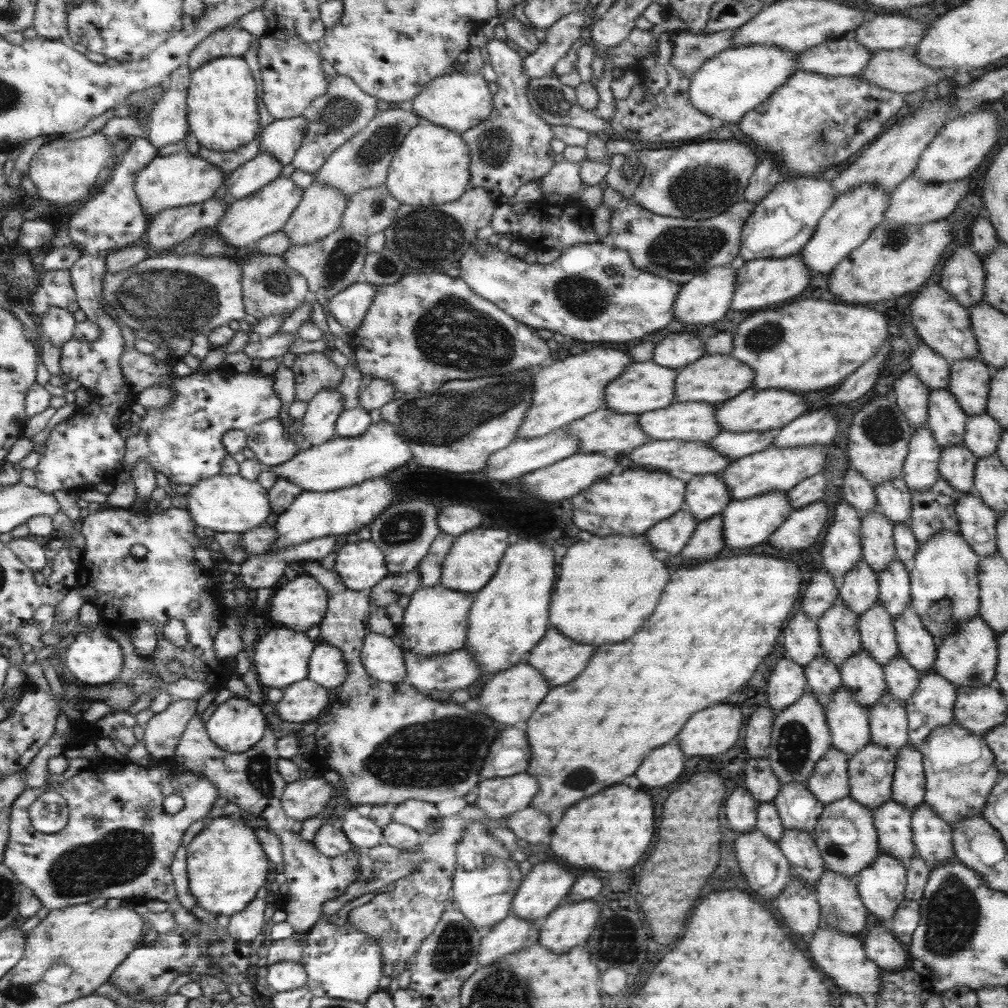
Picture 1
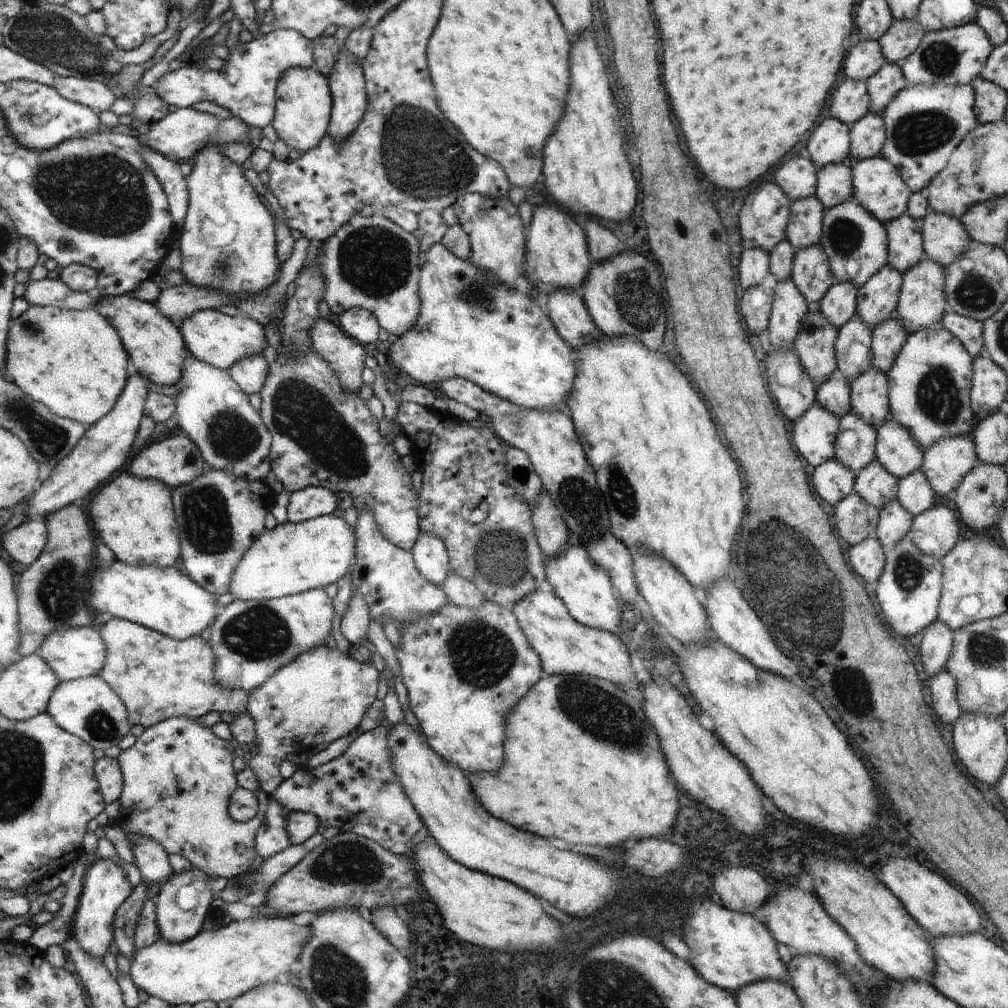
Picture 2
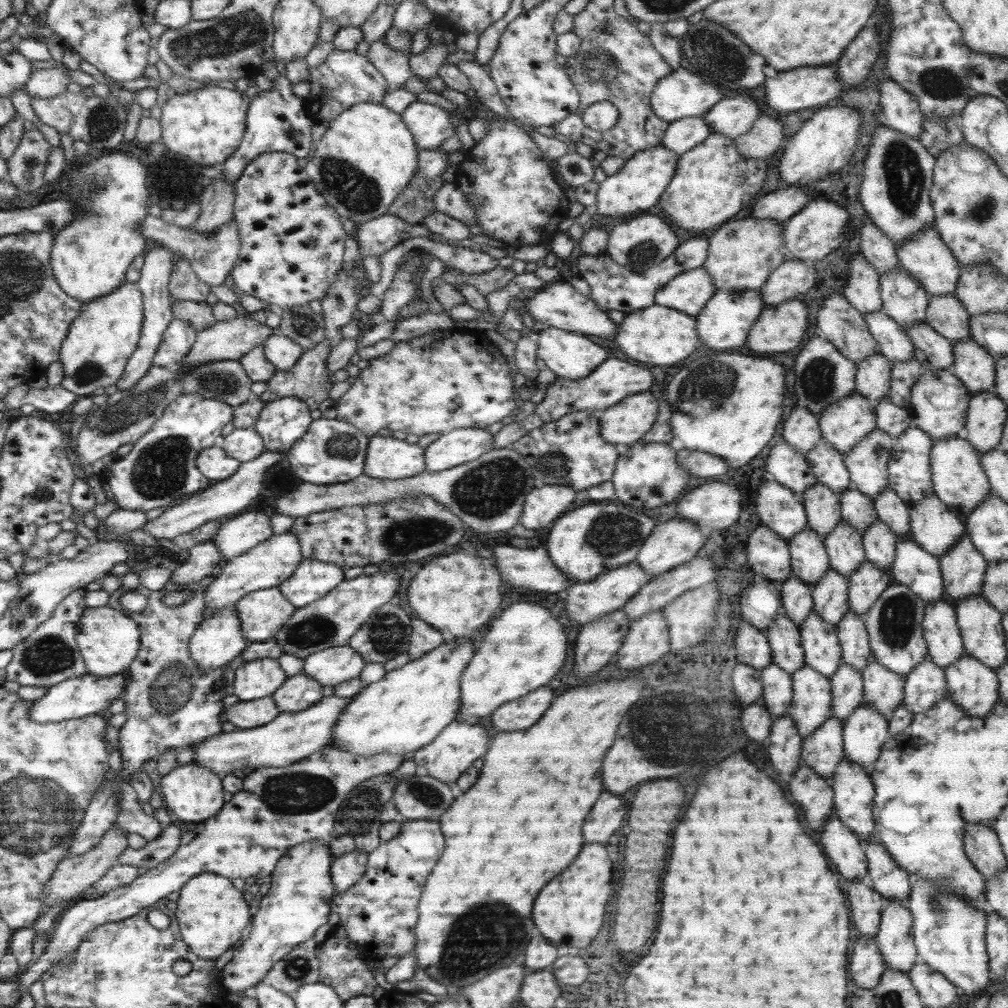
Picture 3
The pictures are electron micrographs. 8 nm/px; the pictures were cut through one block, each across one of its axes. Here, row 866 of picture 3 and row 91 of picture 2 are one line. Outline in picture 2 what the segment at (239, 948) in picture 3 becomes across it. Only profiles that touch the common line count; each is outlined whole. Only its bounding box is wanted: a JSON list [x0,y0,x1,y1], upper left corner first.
[270,66,332,152]

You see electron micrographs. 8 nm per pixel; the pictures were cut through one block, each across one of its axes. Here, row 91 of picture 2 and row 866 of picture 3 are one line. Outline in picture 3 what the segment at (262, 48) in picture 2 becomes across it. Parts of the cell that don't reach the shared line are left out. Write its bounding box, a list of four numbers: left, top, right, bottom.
[15,744,402,998]

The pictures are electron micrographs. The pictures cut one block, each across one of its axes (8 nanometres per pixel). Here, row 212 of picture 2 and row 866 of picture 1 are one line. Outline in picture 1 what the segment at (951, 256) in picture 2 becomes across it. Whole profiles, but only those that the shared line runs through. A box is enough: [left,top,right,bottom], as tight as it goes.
[910,802,954,869]

